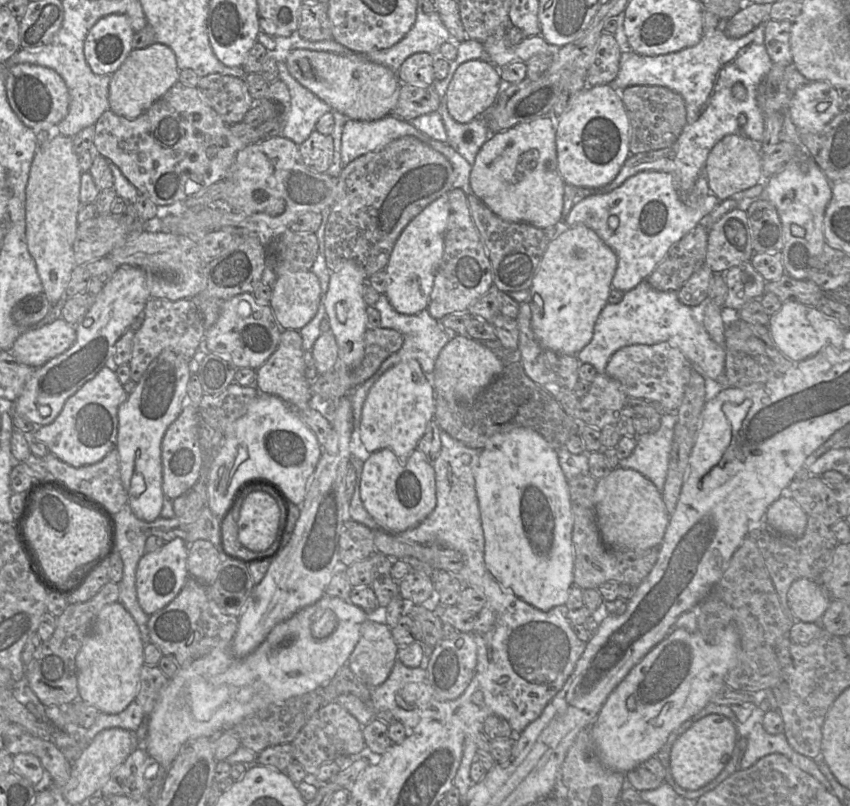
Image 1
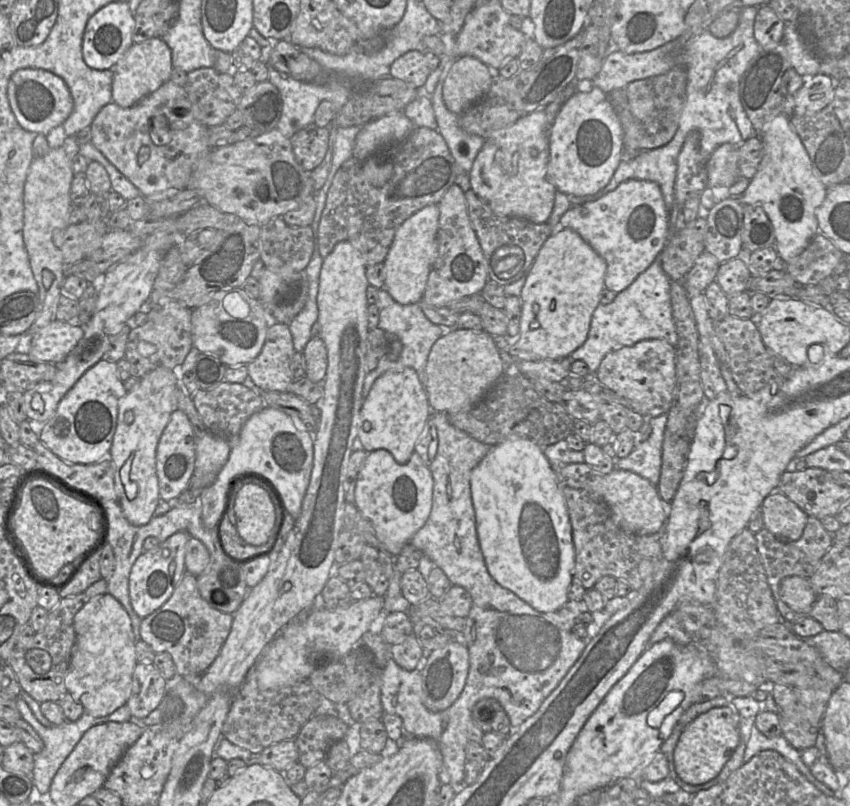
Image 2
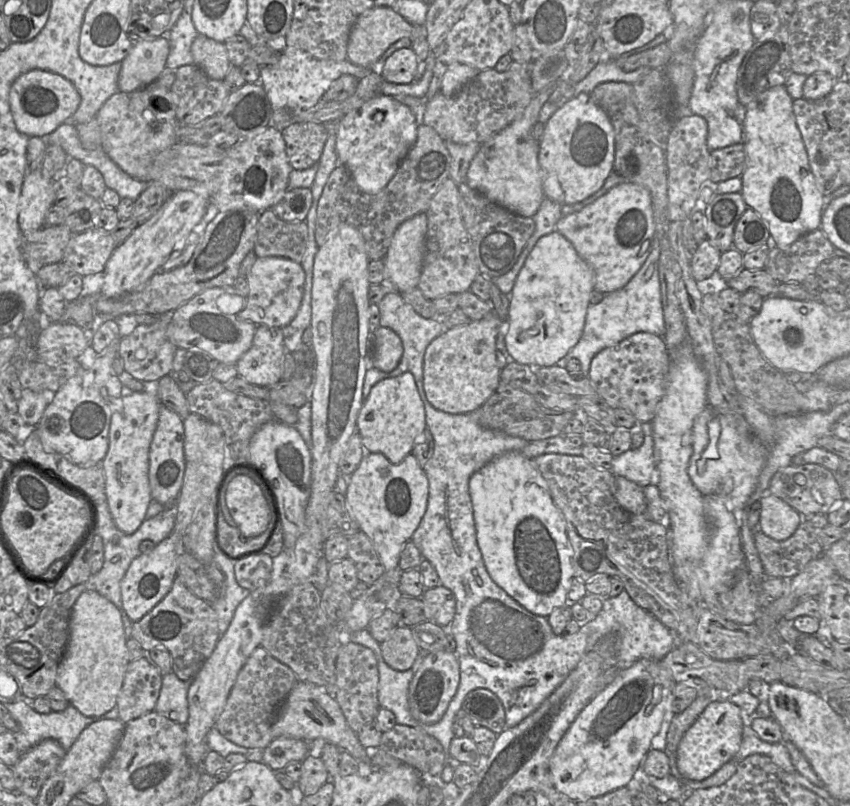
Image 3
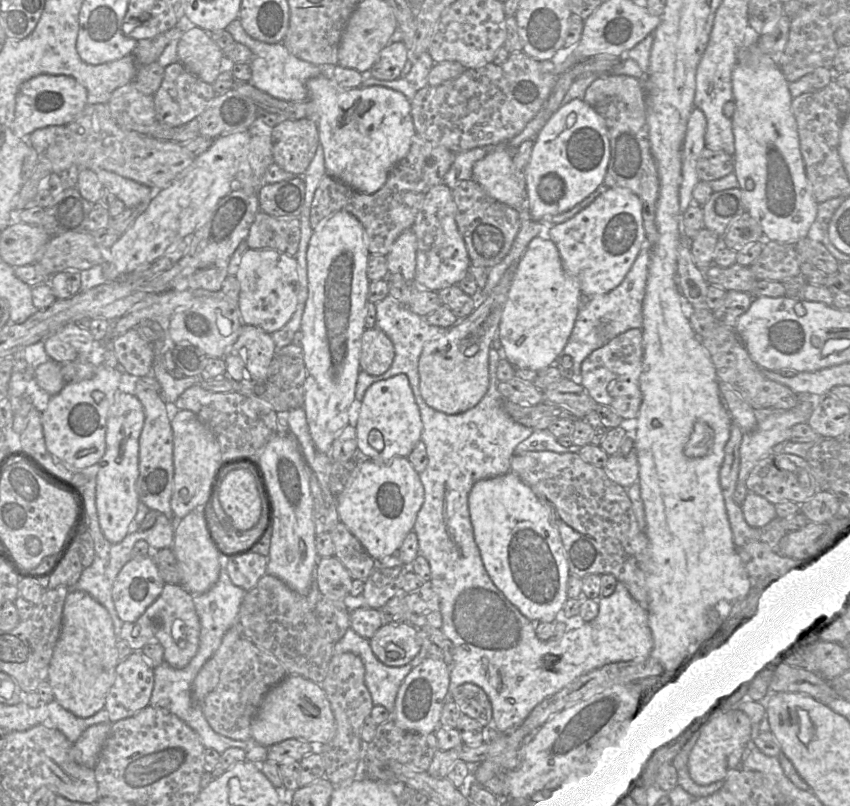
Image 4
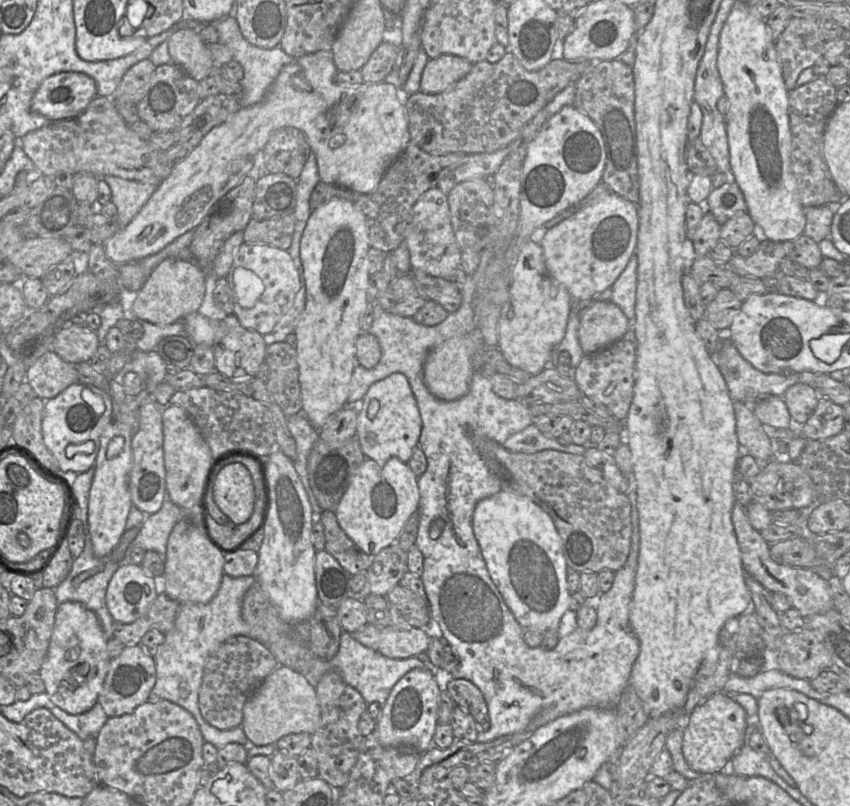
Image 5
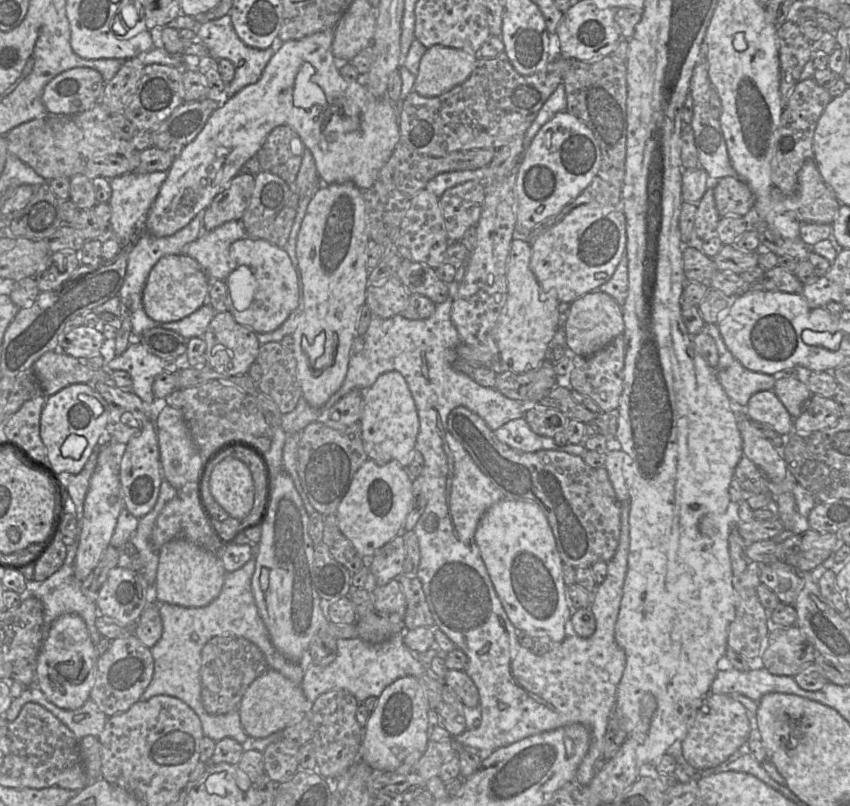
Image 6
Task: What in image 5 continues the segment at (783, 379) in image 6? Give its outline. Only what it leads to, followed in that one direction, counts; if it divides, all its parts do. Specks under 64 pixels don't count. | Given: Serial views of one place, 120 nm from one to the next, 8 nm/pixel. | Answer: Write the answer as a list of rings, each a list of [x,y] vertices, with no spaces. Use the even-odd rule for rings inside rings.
[[[805,383],[792,385],[782,396],[791,418],[800,424],[806,423],[815,410],[819,397],[817,390]]]

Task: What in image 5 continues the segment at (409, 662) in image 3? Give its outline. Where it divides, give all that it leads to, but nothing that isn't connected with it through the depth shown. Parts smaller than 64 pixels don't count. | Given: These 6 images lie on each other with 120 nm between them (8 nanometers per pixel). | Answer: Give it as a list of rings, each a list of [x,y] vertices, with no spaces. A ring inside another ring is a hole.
[[[366,624],[350,634],[362,645],[393,659],[415,657],[427,650],[430,641],[427,632],[419,628],[400,630]]]

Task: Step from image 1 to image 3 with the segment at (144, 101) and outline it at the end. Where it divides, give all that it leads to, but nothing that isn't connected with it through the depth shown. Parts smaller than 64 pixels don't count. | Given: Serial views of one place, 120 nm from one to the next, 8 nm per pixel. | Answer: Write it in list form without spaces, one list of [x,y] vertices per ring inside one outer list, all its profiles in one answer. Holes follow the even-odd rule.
[[[167,36],[134,42],[128,55],[121,61],[118,90],[129,93],[154,83],[166,67],[169,50],[170,44]]]

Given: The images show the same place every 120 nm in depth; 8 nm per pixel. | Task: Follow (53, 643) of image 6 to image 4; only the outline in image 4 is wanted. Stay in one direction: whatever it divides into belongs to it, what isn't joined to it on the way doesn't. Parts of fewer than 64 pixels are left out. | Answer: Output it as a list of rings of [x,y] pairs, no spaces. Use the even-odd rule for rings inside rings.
[[[70,589],[62,613],[62,628],[48,669],[55,700],[66,710],[88,718],[105,707],[106,696],[120,662],[117,636],[107,609],[90,594]]]

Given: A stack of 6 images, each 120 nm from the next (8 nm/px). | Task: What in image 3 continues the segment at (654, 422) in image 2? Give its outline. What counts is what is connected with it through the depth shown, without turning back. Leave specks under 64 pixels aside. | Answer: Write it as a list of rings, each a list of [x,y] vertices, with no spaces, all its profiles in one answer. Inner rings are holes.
[[[652,422],[641,423],[644,442],[636,449],[629,449],[618,457],[614,457],[612,473],[624,477],[644,488],[650,484],[657,486],[656,459]]]

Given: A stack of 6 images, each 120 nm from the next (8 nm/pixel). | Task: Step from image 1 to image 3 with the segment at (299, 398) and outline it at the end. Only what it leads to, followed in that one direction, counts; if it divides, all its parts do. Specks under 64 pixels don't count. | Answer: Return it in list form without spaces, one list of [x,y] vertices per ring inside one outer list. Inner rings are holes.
[[[257,325],[251,347],[235,363],[238,376],[261,387],[279,382],[285,352],[281,328]]]

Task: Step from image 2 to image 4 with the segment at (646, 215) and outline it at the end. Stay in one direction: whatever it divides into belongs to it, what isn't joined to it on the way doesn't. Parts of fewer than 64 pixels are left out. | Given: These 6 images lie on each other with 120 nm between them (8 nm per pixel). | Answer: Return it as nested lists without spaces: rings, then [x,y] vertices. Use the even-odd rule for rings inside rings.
[[[609,188],[574,217],[553,225],[549,236],[558,248],[564,270],[578,281],[582,294],[606,294],[623,281],[645,243],[642,203],[626,188]]]

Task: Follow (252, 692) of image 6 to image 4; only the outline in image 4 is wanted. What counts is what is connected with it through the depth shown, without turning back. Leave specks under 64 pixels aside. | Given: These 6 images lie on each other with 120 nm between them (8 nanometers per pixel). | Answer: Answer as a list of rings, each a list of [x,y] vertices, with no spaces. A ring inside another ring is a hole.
[[[291,674],[269,690],[251,723],[252,739],[265,747],[295,738],[312,744],[314,751],[316,745],[328,743],[335,731],[335,718],[321,685]]]

